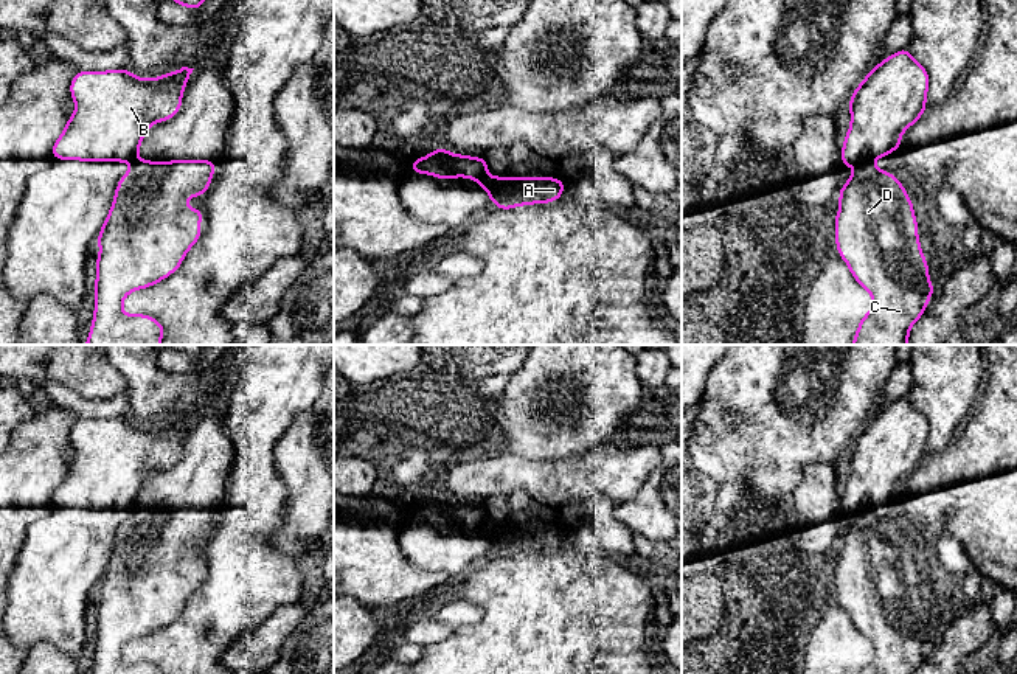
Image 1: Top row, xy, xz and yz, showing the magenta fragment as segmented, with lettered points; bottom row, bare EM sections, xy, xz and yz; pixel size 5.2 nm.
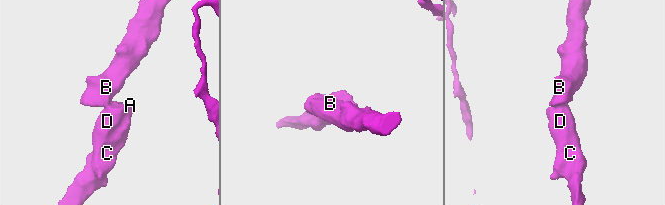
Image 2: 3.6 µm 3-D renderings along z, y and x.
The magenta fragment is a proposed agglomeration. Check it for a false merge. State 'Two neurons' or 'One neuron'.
Two neurons

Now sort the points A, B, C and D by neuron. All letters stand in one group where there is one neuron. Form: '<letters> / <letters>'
A C D / B

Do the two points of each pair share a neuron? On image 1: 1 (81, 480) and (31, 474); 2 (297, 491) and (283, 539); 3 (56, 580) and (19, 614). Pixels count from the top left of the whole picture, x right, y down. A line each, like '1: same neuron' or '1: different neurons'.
1: different neurons
2: same neuron
3: same neuron

